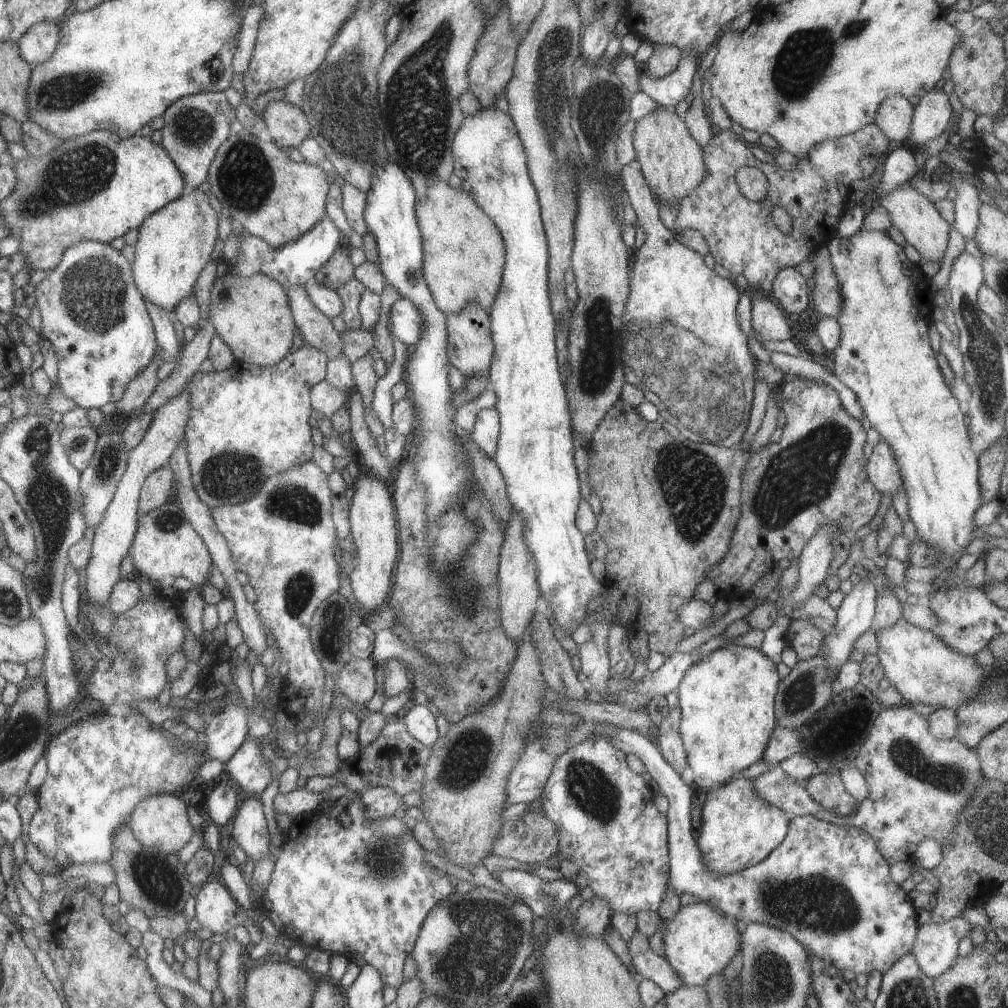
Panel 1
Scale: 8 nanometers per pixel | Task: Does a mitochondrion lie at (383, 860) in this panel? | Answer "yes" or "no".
yes

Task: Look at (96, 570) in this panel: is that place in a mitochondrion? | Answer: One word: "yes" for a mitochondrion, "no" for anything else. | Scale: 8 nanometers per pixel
no

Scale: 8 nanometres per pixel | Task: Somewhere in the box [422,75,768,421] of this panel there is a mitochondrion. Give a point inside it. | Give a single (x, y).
(600, 365)

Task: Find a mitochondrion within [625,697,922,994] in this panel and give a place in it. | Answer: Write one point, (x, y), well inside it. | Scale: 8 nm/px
(815, 904)

